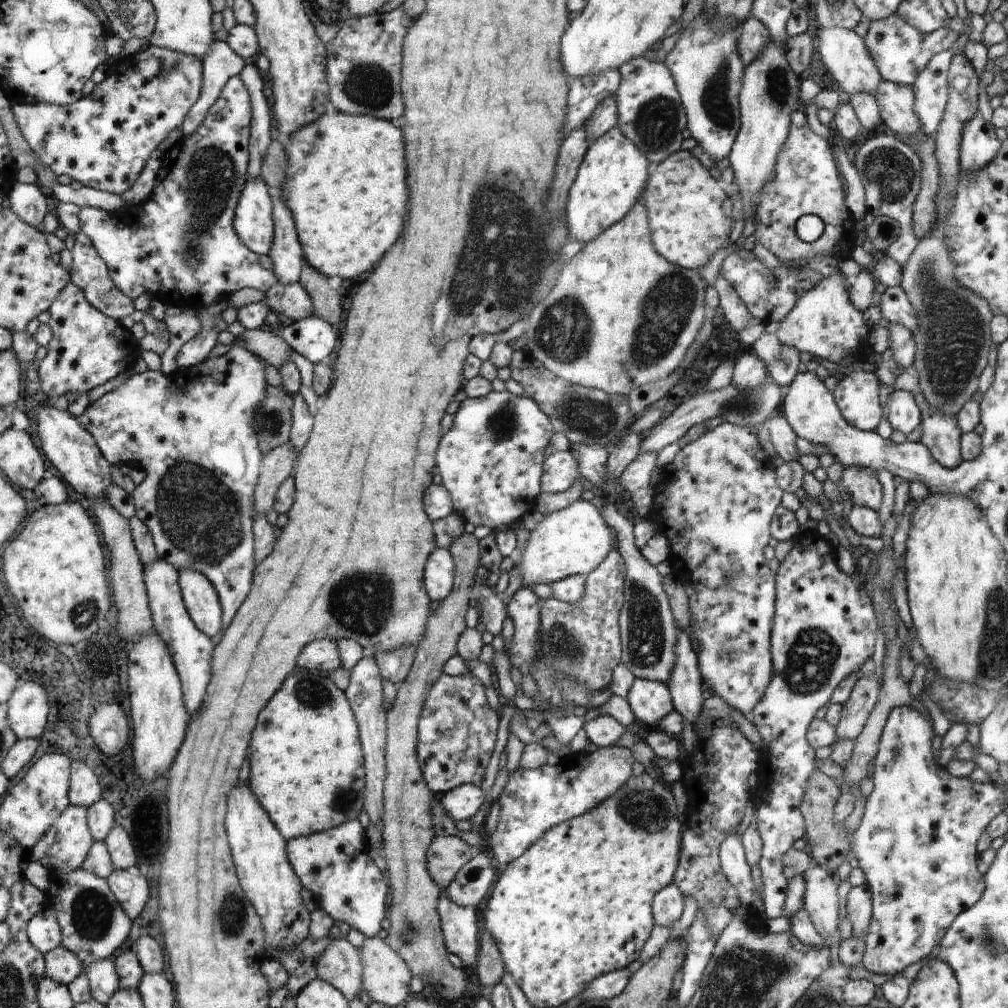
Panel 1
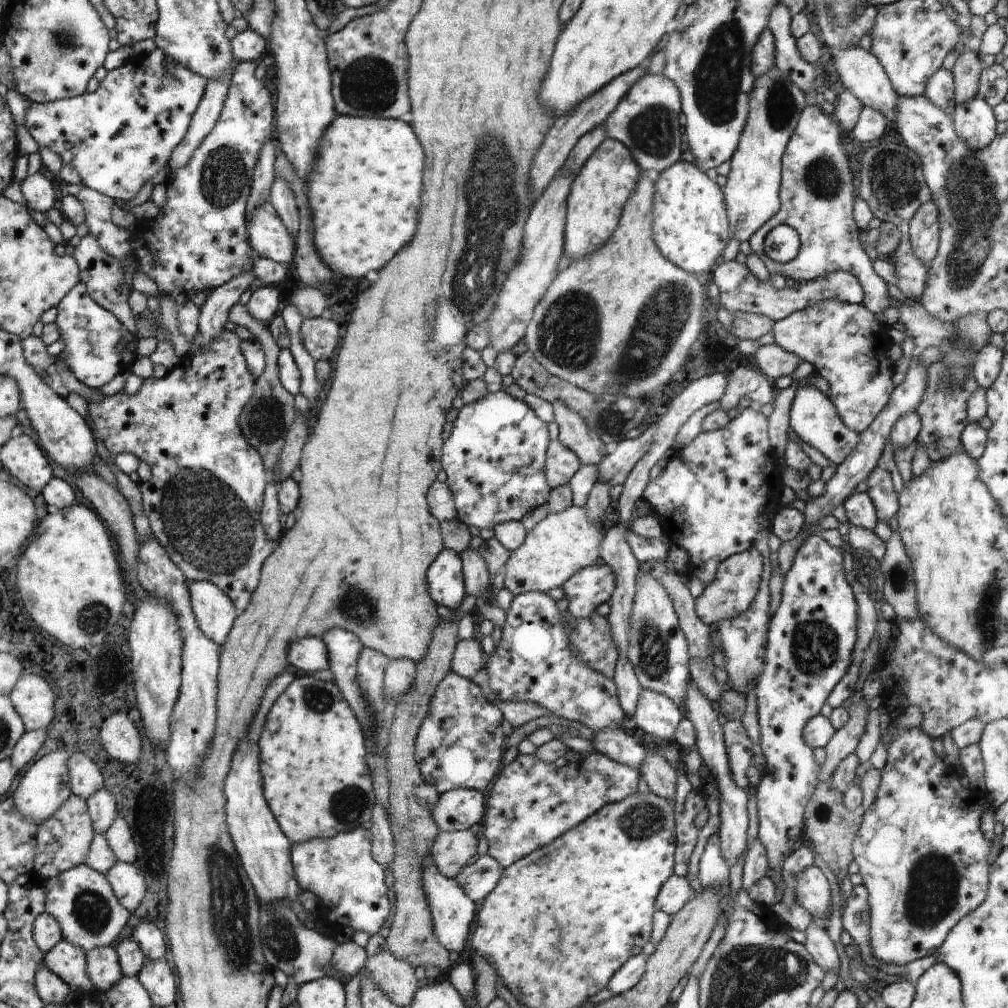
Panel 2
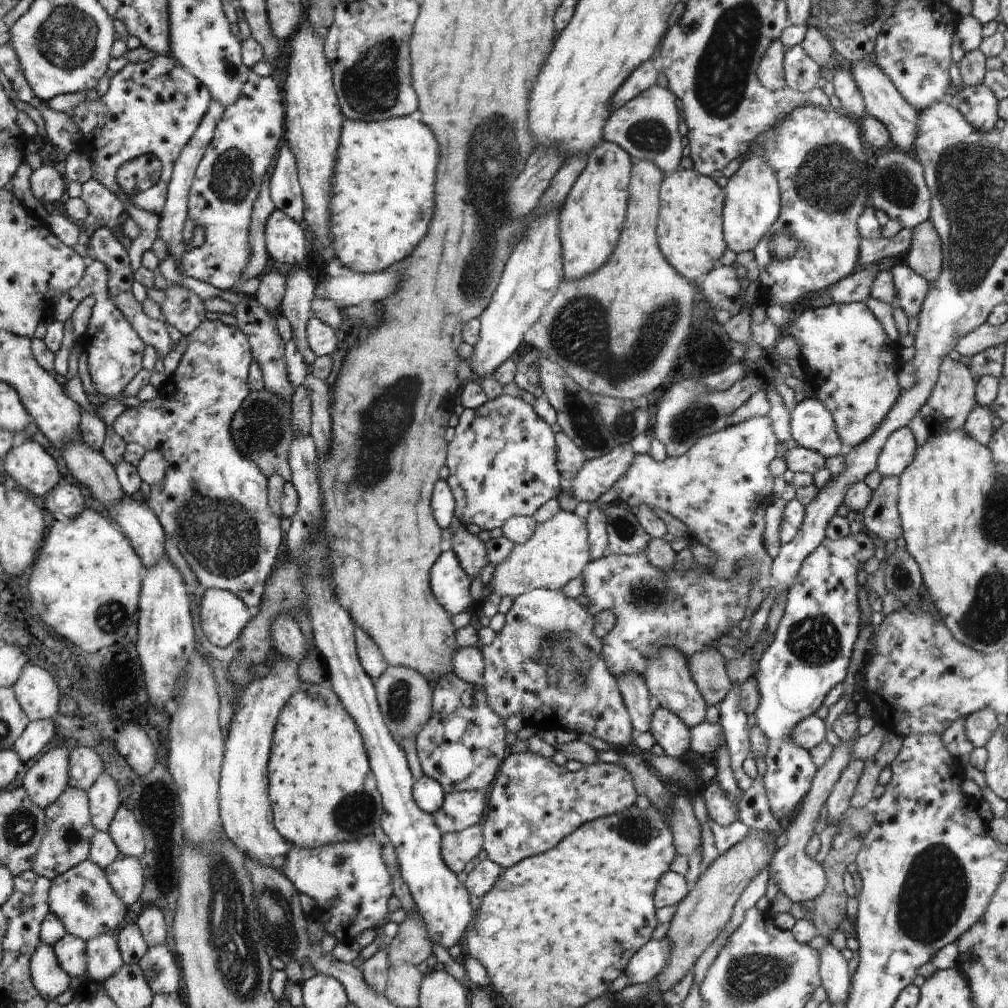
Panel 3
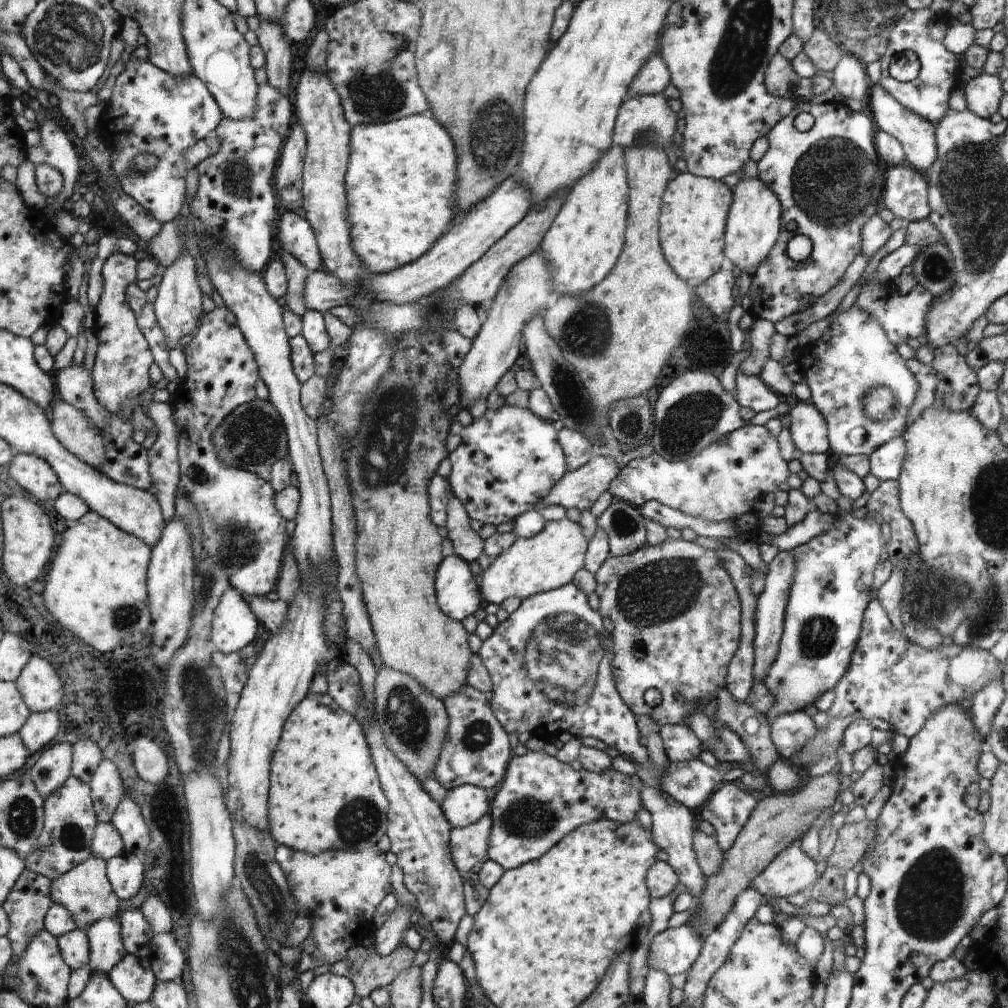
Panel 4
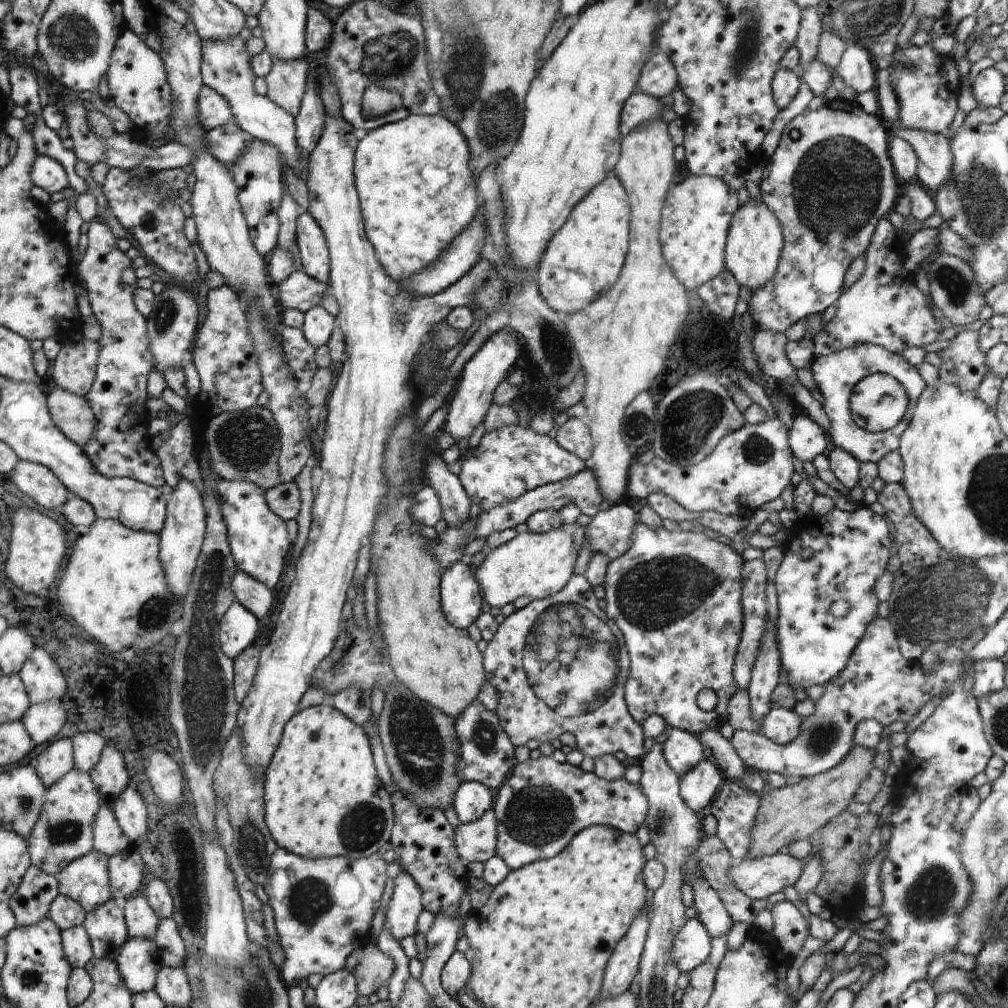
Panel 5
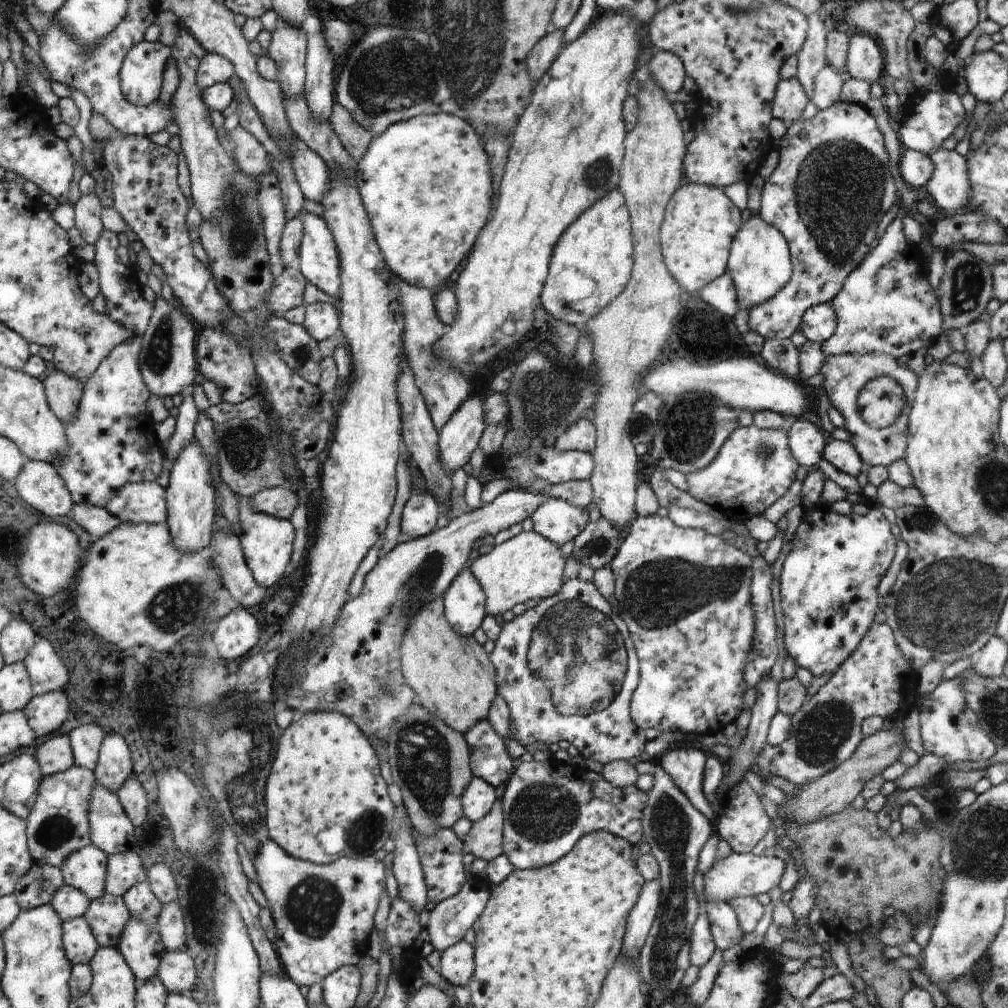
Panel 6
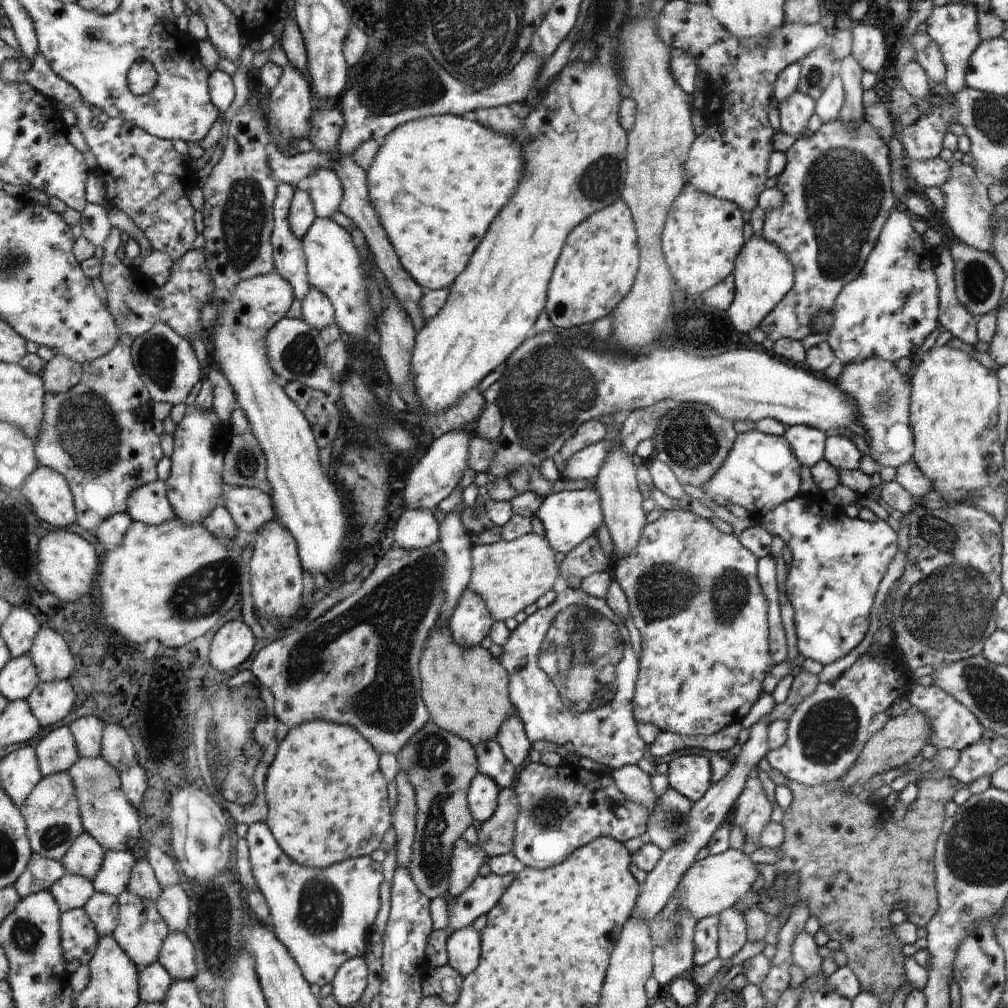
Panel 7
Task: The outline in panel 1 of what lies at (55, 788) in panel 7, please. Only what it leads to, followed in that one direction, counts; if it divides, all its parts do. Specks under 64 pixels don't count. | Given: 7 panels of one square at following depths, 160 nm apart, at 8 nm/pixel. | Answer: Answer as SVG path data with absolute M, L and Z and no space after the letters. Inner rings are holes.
M76 805L67 807L63 814L55 820L54 826L29 852L32 860L40 862L49 872L55 872L59 877L82 868L83 863L87 860L87 855L90 854L90 848L94 845L87 818L86 807Z

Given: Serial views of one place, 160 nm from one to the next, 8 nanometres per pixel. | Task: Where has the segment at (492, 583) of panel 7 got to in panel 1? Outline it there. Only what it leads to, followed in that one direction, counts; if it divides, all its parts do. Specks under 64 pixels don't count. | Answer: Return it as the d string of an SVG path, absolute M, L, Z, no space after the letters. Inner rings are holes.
M578 496L566 508L547 514L531 530L520 561L522 587L533 584L552 584L572 575L590 575L614 548L614 536L606 526L603 516L590 504L584 502L584 496Z

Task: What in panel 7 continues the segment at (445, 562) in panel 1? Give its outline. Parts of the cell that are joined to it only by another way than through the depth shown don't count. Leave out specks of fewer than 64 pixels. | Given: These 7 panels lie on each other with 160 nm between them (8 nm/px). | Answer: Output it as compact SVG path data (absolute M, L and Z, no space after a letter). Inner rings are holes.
M464 589L448 620L449 637L462 648L480 645L494 624L486 601L477 592Z

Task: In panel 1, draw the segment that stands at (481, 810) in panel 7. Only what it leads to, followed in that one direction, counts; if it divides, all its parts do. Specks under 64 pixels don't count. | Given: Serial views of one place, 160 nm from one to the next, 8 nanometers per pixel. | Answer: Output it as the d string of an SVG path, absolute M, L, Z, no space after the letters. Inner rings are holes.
M460 785L440 796L440 801L454 822L470 820L482 806L484 792L479 785Z

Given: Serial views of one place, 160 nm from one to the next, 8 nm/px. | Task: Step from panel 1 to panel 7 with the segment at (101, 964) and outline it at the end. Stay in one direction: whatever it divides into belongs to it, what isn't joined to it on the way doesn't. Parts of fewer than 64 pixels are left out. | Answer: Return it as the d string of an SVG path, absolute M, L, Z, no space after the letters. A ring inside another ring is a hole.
M95 892L83 906L95 924L100 938L113 934L117 925L118 905L118 899L114 895Z

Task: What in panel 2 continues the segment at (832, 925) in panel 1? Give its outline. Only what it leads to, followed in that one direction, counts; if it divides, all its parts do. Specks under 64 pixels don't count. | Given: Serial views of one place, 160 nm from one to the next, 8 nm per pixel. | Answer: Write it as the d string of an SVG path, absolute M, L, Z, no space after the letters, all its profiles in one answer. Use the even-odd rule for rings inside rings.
M815 864L807 867L796 878L797 901L811 914L812 918L821 917L829 912L831 906L830 885L822 870Z

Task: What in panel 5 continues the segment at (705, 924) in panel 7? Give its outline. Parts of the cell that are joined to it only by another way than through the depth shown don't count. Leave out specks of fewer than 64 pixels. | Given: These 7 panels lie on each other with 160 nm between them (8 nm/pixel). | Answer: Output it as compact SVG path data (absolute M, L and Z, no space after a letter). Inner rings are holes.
M696 918L687 919L674 939L672 958L680 972L690 972L702 964L711 951L711 936Z

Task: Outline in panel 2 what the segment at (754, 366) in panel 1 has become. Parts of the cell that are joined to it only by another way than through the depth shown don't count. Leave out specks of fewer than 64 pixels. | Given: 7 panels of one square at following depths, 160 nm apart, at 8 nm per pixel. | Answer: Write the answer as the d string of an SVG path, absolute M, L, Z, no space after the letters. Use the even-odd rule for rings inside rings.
M737 367L727 377L727 387L720 400L725 411L742 406L762 407L775 400L776 390L766 375L750 367Z

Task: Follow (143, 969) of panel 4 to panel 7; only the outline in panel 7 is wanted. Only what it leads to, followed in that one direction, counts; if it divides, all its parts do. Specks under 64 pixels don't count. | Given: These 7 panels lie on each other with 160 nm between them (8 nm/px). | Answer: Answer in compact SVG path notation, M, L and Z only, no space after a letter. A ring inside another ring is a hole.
M130 888L119 894L117 899L119 911L117 925L112 935L136 965L147 967L149 964L155 963L159 959L159 952L162 950L168 934L170 934L168 924L160 914L157 904L133 893Z

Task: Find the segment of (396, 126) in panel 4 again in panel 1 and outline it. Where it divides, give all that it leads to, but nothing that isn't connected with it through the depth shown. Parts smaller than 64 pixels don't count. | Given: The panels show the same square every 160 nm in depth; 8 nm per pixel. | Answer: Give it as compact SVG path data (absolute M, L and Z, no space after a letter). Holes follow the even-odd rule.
M334 110L290 135L283 199L290 208L303 247L305 265L326 275L356 278L372 270L386 250L398 240L406 214L406 160L402 132L388 120L349 115Z

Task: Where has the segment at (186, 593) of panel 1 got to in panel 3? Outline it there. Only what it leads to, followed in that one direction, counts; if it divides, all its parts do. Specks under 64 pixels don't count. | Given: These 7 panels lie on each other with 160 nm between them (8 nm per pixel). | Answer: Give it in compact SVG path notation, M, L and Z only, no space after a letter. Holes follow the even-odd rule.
M224 589L203 590L199 616L206 638L220 648L238 641L252 620L242 598Z

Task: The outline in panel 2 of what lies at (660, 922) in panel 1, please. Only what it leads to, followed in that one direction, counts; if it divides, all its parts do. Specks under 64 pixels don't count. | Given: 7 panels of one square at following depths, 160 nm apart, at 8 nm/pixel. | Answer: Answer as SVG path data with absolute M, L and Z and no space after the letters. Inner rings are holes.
M672 874L659 890L656 899L656 910L667 915L675 915L690 899L694 890L686 878Z

